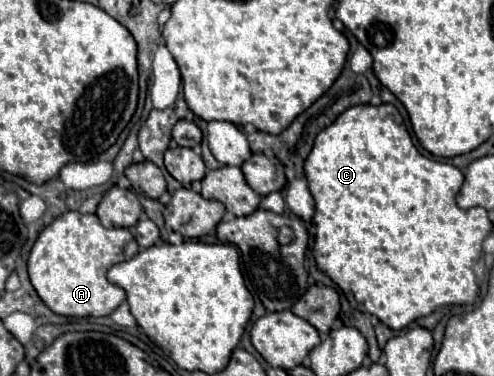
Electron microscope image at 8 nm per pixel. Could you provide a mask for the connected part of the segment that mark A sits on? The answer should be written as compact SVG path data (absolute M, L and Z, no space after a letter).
M65 212L55 218L37 238L31 254L29 254L29 278L33 288L37 290L39 298L55 312L66 317L104 317L109 316L125 298L125 290L111 284L107 280L107 270L113 264L131 260L139 252L139 244L135 242L133 234L127 228L103 228L95 214L79 214L79 212Z

